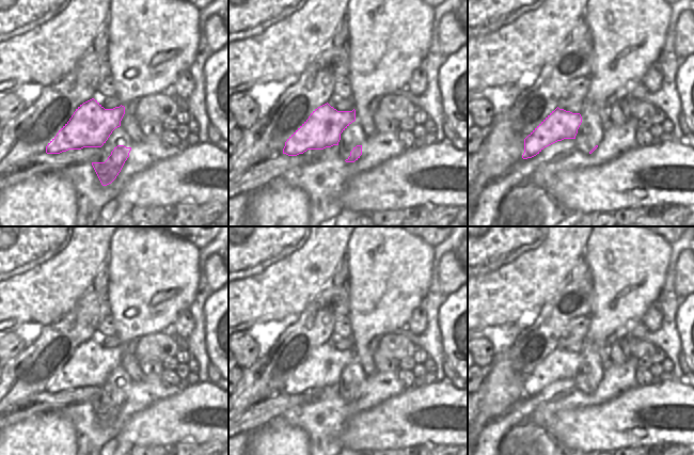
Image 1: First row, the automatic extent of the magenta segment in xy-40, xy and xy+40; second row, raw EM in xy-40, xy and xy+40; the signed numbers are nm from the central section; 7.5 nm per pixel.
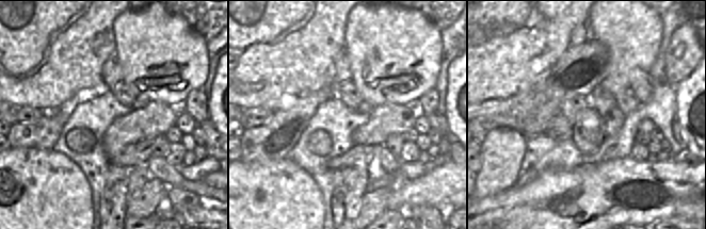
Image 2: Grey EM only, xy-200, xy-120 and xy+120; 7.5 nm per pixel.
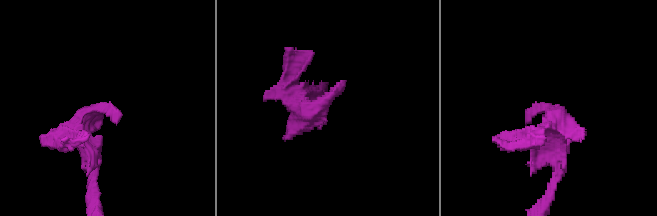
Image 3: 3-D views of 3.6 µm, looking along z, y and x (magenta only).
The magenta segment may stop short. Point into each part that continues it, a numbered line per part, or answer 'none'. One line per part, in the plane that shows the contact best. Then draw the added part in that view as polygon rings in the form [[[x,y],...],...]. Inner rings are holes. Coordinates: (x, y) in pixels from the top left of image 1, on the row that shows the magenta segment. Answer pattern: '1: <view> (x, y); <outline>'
1: xy-40 (119, 137); [[[122,126],[115,128],[108,140],[104,143],[101,146],[101,157],[99,159],[99,162],[105,162],[108,157],[111,155],[111,152],[117,146],[117,145],[124,145],[126,147],[131,147],[131,144],[133,141],[129,138],[127,132],[123,129]]]

